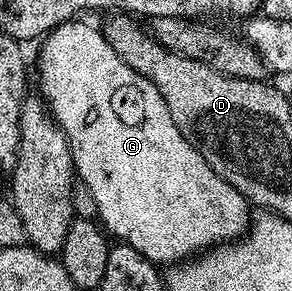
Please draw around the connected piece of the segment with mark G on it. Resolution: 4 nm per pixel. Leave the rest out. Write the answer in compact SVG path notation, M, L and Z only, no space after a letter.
M81 21L61 23L58 27L53 28L48 35L44 36L43 42L40 44L42 47L41 88L39 88L39 94L45 100L45 106L49 108L53 119L61 126L63 133L69 139L76 178L83 185L87 185L93 203L97 207L96 218L103 224L104 230L114 240L126 243L129 247L134 247L136 251L143 253L143 257L147 257L158 265L179 263L220 244L242 238L245 232L249 230L251 222L251 214L249 215L251 204L249 200L244 199L234 187L227 185L227 181L223 181L223 177L219 177L219 173L215 173L215 169L211 169L211 165L207 165L207 161L203 156L181 136L175 121L171 121L171 113L167 113L167 101L163 101L163 97L159 97L159 89L155 89L155 85L151 85L151 81L147 81L142 75L135 73L135 69L131 69L131 65L124 63L119 57L119 53L115 53L115 49L111 49L111 45L98 28L96 31L89 23L77 22Z

